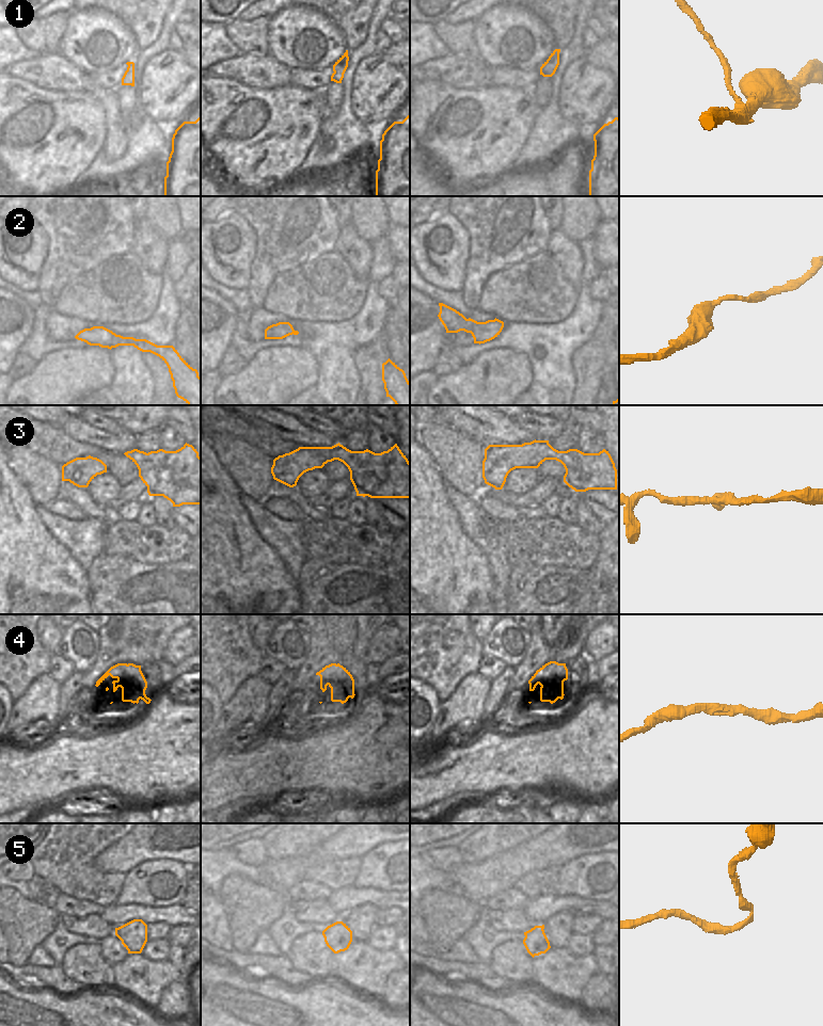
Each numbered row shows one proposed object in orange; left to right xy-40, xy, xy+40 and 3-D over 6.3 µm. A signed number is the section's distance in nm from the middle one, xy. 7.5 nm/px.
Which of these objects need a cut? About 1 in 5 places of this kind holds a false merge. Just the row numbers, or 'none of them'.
5

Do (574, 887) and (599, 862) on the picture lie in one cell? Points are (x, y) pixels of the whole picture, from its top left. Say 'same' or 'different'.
same

